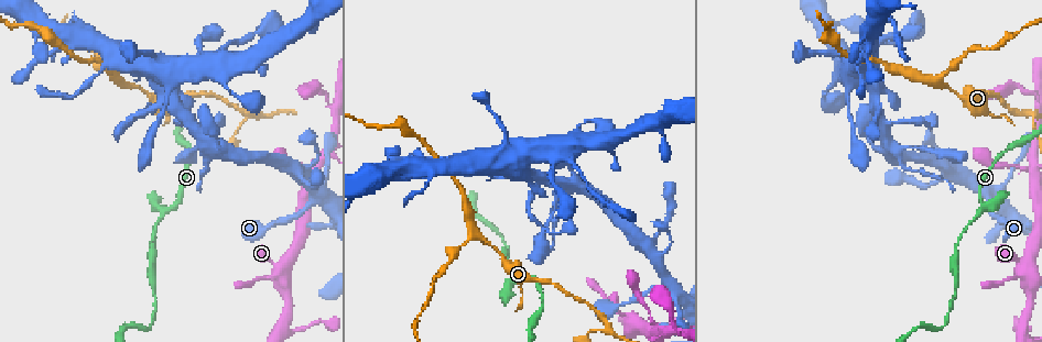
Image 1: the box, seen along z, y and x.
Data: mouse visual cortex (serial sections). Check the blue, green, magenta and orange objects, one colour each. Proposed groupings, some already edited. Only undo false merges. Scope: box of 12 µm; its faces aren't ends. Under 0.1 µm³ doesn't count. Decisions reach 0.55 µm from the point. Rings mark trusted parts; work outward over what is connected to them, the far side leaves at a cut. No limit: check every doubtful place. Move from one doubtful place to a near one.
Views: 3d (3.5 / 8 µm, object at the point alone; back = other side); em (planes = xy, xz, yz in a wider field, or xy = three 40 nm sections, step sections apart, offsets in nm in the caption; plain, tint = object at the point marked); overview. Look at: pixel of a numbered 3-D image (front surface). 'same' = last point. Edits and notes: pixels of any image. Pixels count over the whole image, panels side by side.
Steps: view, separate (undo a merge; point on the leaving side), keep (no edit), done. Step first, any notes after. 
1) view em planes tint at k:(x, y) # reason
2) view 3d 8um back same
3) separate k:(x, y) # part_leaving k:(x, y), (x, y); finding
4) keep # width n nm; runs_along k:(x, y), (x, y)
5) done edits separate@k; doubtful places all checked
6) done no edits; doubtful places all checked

view 3d 3.5um at 1:(981, 209) # a fork

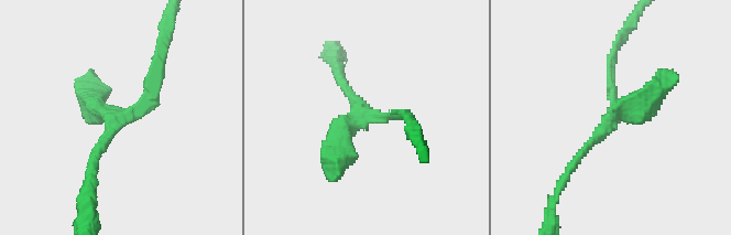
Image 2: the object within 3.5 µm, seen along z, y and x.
view em xy step 1 plain at 2:(121, 118) # shape alone is not enough

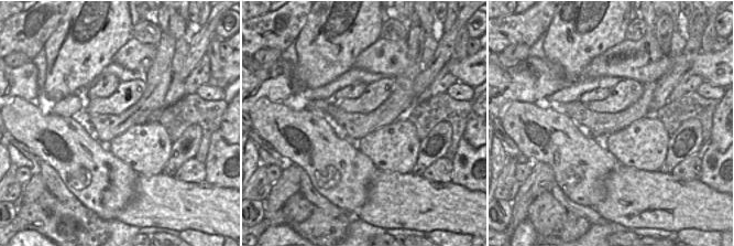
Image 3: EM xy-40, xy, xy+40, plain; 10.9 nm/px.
view em xy step 1 tint same

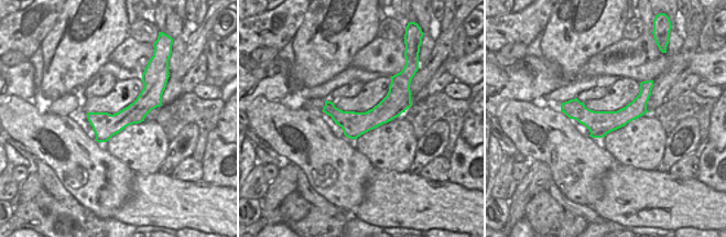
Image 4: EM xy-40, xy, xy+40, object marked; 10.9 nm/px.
keep # runs_along 4:(646, 94), (620, 118), (564, 105); all the same cell

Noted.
view 3d 3.5um back at 1:(608, 328) # three arms meet

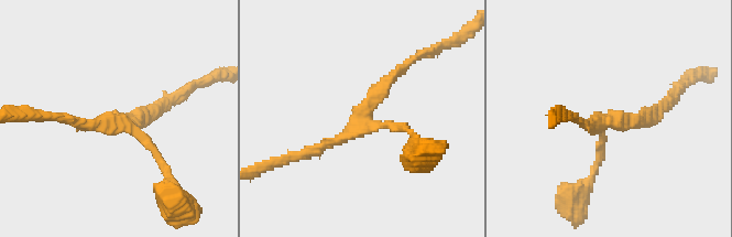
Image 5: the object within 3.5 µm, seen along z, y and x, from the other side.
view em planes plain at 5:(117, 120)

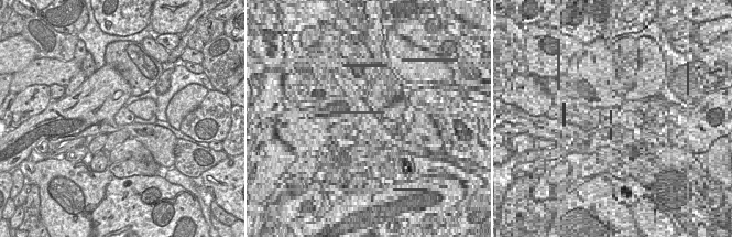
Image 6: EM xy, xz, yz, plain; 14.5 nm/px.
view em planes tint same # with the object marked

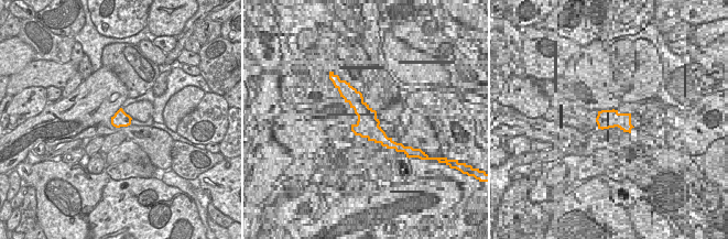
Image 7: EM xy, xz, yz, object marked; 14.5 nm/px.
keep # arms 3; runs_along 5:(665, 99), (602, 124), (594, 171); continuous, no second cell

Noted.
view 3d 3.5um back at 1:(476, 233) # thick turns thin

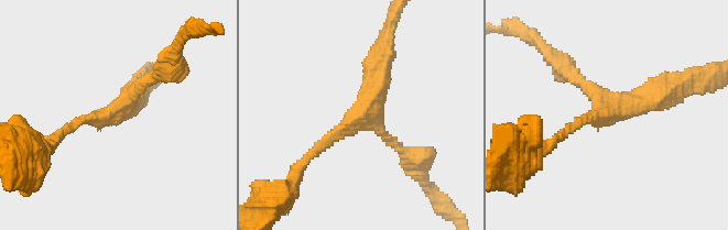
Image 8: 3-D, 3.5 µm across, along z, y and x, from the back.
view em xy step 3 tint at 8:(113, 113) # arms 3; arm_widths 150, 150, 350 nm

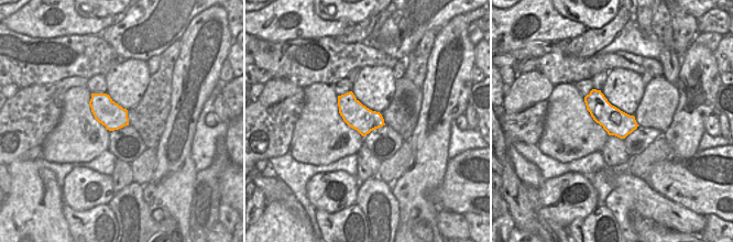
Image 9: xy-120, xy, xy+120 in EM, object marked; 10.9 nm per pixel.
keep # runs_along 8:(305, 161), (367, 110), (383, 56); all the same cell

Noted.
done no edits; doubtful places all checked

